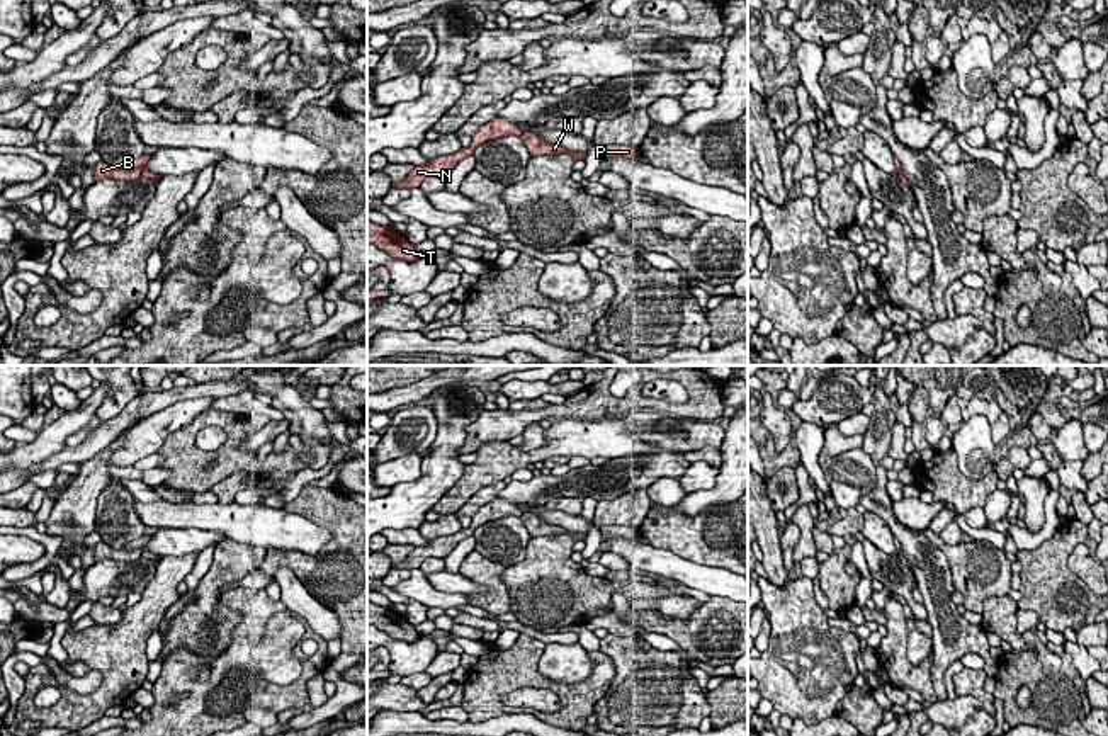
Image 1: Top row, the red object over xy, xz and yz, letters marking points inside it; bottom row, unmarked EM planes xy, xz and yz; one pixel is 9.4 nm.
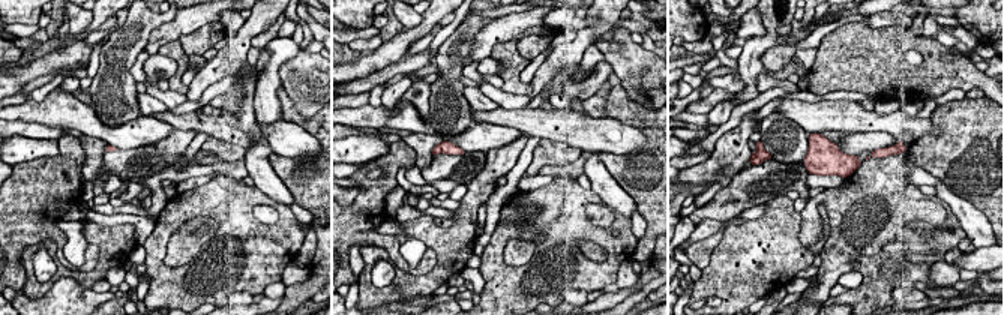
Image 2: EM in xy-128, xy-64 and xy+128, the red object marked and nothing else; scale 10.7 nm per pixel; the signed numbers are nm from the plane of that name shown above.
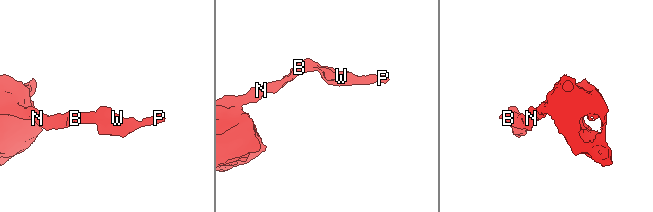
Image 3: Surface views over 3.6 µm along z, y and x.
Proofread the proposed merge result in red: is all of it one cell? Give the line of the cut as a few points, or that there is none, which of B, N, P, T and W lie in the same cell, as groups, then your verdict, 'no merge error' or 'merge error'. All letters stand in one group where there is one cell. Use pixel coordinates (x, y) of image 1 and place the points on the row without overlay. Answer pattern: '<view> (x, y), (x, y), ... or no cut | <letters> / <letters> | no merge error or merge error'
no cut | B N P T W | no merge error

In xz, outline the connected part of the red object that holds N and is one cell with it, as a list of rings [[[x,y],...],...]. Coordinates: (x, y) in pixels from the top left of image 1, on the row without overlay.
[[[493,500],[493,501],[483,505],[471,517],[471,525],[467,529],[461,529],[454,535],[432,539],[427,546],[421,546],[421,547],[411,547],[411,554],[408,556],[408,559],[399,563],[399,564],[391,566],[389,571],[416,569],[428,558],[442,558],[444,559],[450,551],[455,549],[455,546],[461,541],[474,535],[474,532],[483,524],[498,520],[503,517],[518,517],[532,537],[559,535],[559,534],[569,534],[574,537],[574,541],[585,541],[588,537],[586,534],[571,532],[571,530],[562,529],[559,525],[547,524],[546,520],[542,520],[540,517],[537,517],[534,513],[529,513],[529,512],[522,513],[513,503]]]

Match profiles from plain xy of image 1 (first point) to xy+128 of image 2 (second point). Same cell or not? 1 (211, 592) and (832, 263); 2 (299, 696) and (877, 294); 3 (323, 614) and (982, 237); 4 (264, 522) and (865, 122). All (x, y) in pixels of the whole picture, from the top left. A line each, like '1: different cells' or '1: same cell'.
1: same cell
2: same cell
3: same cell
4: same cell

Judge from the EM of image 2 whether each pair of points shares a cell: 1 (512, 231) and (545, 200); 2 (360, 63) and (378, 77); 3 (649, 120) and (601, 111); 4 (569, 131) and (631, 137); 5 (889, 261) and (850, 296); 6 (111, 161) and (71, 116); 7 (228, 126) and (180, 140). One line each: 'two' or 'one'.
1: one
2: two
3: two
4: one
5: one
6: two
7: two

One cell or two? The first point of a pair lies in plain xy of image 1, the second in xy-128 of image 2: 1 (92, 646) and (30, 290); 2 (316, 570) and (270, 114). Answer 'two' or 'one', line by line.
1: one
2: two

